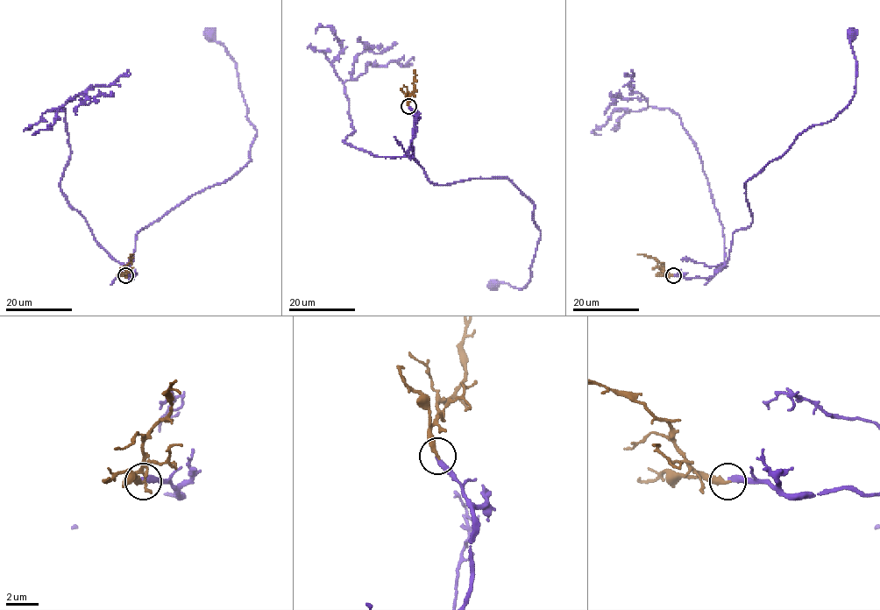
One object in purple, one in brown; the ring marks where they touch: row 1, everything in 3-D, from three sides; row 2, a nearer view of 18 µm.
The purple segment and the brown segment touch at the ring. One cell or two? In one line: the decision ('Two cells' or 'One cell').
One cell

